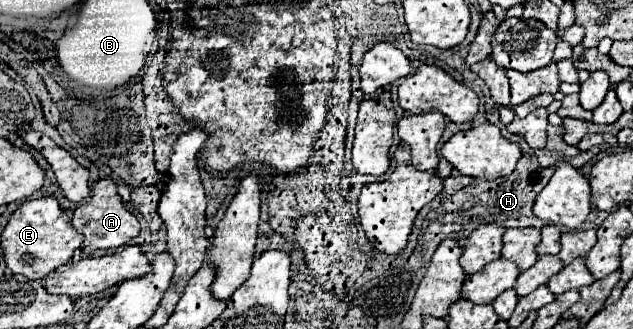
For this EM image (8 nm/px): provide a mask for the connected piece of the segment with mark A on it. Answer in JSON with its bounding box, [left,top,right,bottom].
[73,178,141,256]

